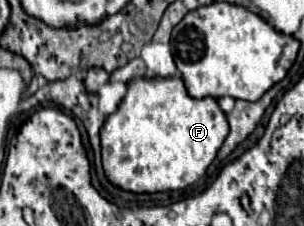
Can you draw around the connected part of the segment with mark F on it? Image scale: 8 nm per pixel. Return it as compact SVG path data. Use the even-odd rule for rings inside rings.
M136 78L128 82L128 92L120 102L118 112L106 118L100 136L102 164L112 184L130 192L164 192L182 190L204 176L228 136L228 122L214 98L190 98L182 78Z

